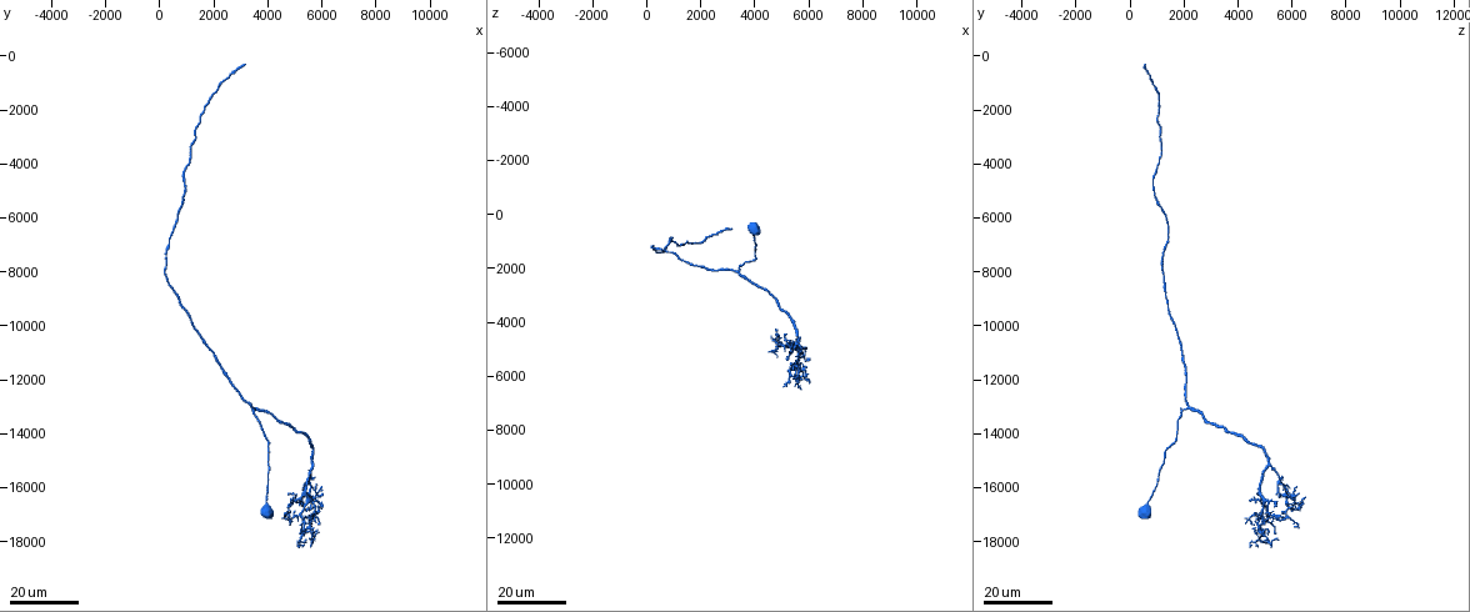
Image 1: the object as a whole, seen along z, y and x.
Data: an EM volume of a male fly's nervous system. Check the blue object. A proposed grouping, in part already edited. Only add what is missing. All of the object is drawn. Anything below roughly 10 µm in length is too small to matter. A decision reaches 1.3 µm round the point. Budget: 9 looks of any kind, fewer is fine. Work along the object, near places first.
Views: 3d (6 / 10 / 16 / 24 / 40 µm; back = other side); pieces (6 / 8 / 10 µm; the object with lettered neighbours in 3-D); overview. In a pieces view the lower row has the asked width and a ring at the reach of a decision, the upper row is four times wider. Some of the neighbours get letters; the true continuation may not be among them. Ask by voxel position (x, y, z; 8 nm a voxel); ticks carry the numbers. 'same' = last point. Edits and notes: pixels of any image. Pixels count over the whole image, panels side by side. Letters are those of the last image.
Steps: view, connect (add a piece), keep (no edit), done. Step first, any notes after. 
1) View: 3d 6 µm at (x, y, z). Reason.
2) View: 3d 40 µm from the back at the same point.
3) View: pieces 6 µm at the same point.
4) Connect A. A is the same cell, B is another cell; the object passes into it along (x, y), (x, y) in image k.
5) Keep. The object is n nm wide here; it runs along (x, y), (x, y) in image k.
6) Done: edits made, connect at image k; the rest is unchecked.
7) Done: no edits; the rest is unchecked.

View: 3d 24 µm at (5200, 18300, 4500). Free end.

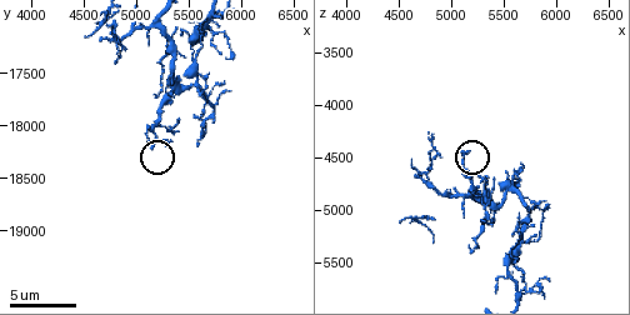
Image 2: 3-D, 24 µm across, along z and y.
View: 3d 6 µm at (5140, 18220, 4440).

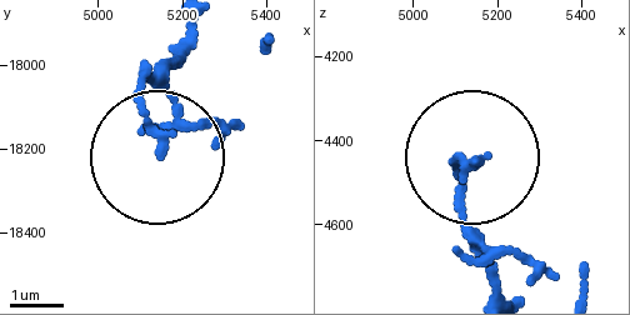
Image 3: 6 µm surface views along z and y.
View: pieces 8 µm at (5160, 18210, 4445).

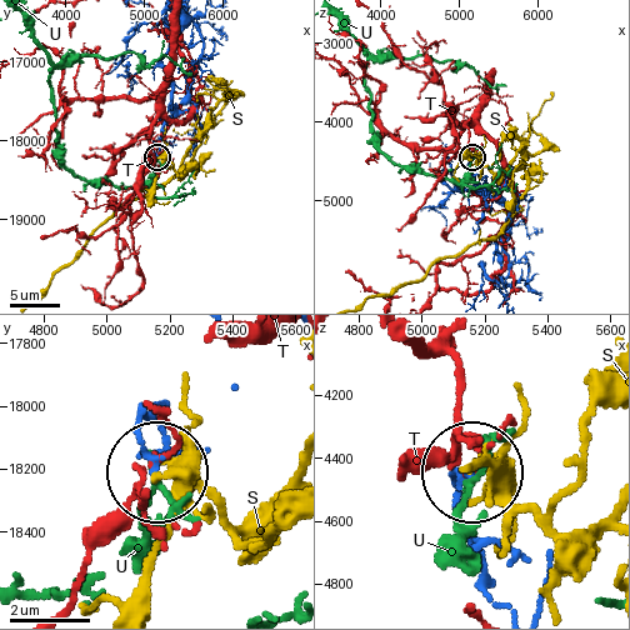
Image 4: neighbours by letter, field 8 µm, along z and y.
Keep. S, T and U are other cells; it runs along (163, 403), (136, 430), (153, 466) in image 4; no lettered piece goes on from it.

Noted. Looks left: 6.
View: 3d 24 µm at (5700, 15900, 5500). Tapers out.

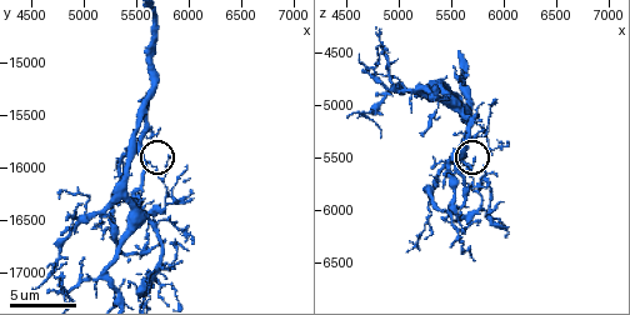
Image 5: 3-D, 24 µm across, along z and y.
View: pieces 8 µm at (5800, 15900, 5600).

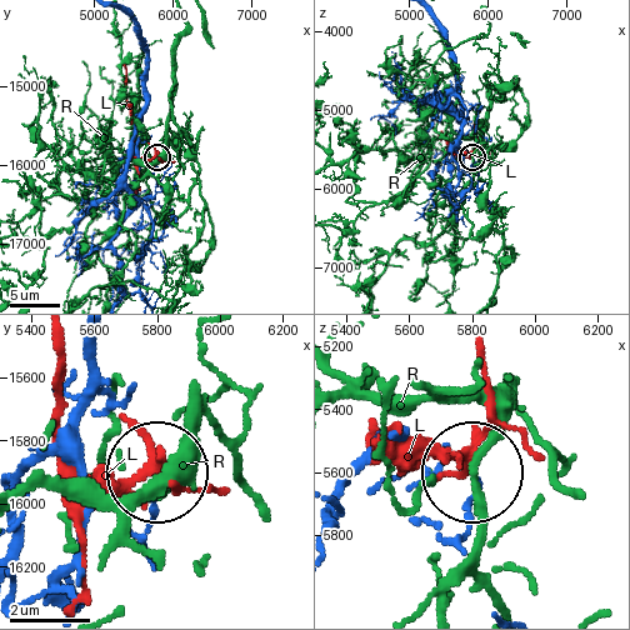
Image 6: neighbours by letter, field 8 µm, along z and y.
Keep. The object is 100 nm wide here; L and R are other cells; none of them fits.

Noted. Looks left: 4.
View: 3d 16 µm at (3100, 400, 600). End of a long branch.

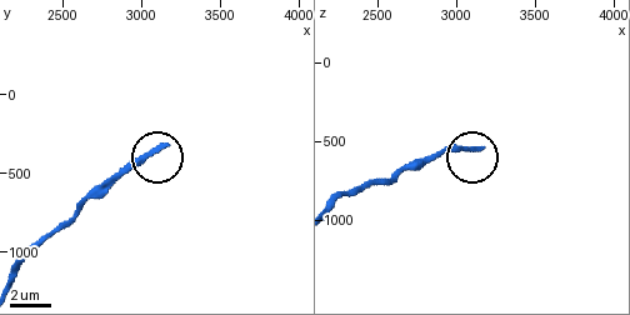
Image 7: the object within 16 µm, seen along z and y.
View: pieces 10 µm at (3140, 320, 540).

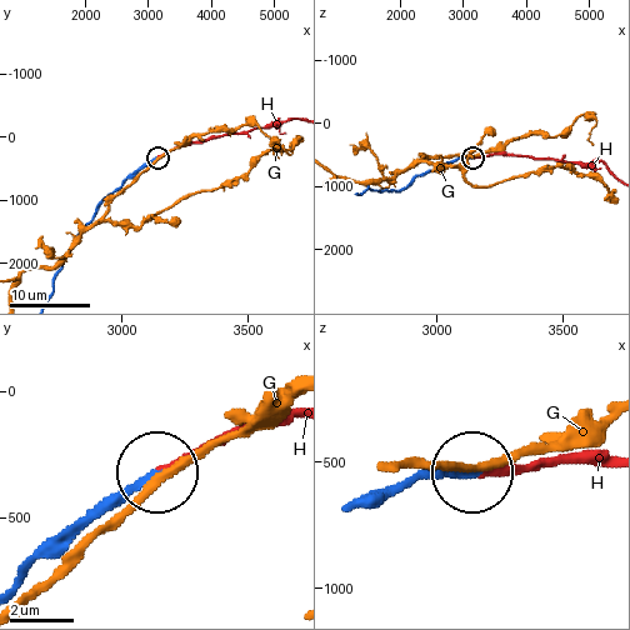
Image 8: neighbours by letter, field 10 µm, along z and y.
Connect H. H is the same cell, G is another cell; the object passes into it along (453, 163), (523, 155), (593, 163) in image 8; it goes on there.

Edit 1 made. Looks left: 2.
View: pieces 6 µm at (5600, 16960, 4700). An open end.

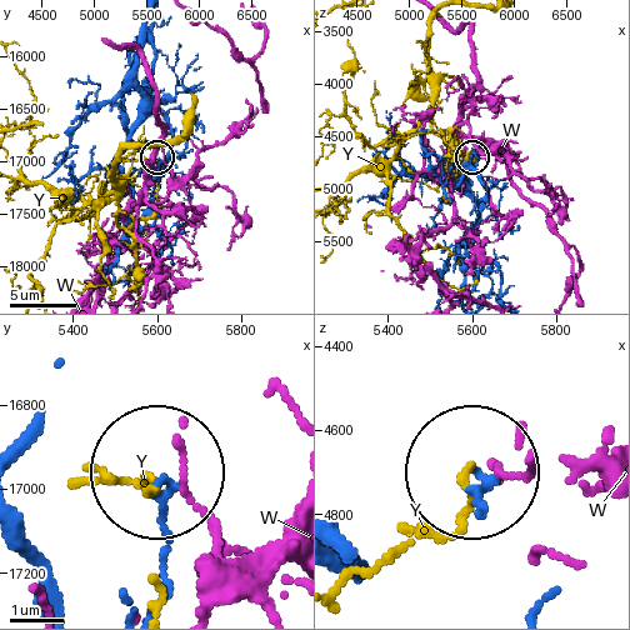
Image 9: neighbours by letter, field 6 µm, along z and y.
Keep. W and Y are other cells; none of them fits.

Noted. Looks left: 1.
Done: edits made, connect at image 8; the rest is unchecked.

